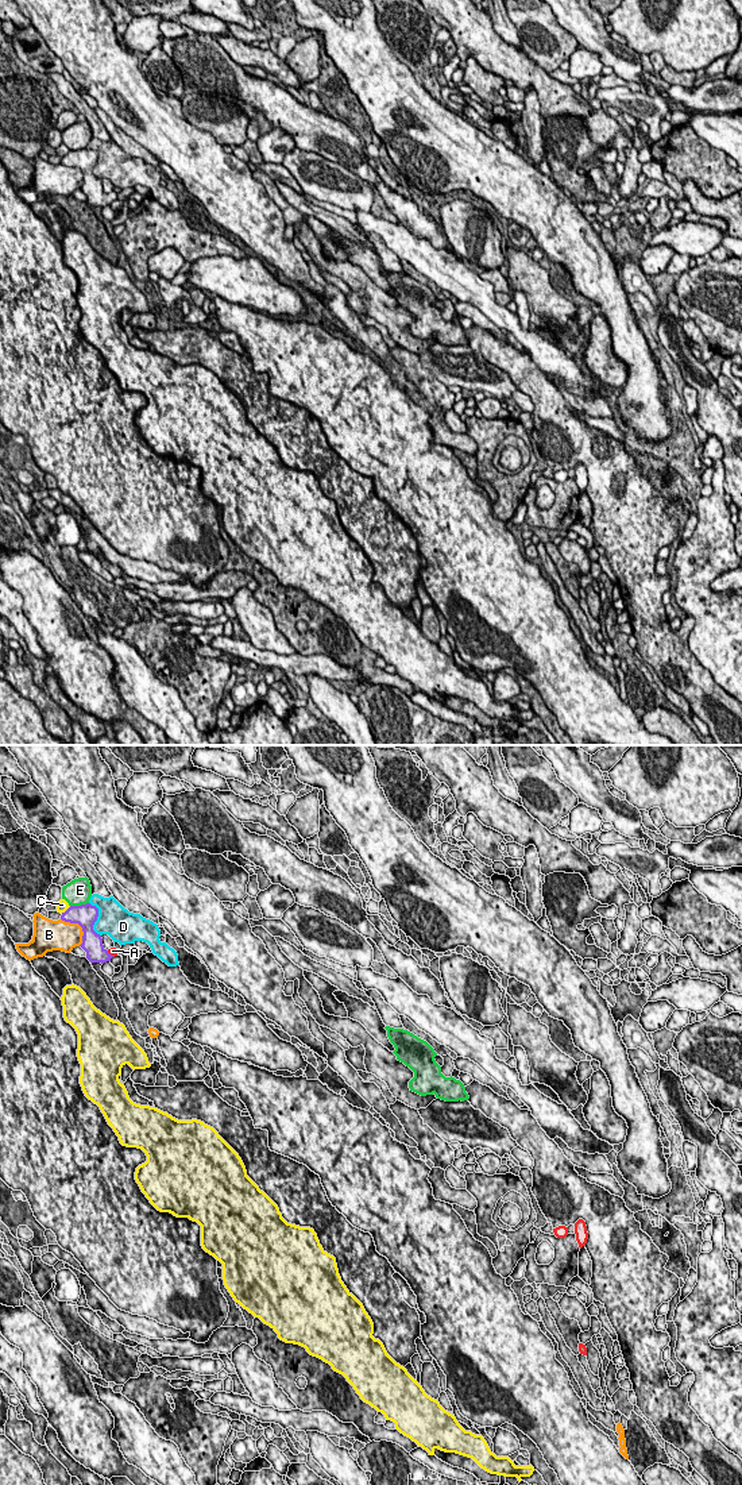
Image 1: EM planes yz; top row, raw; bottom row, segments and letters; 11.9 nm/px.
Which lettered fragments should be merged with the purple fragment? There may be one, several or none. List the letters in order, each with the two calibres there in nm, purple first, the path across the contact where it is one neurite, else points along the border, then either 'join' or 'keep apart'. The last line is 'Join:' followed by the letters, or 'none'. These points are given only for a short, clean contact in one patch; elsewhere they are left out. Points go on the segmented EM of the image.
A: 240/90 nm | join
B: 280/360 nm | keep apart
C: 280/140 nm | keep apart
D: 280/380 nm | keep apart
E: 280/320 nm | keep apart
Join: A

